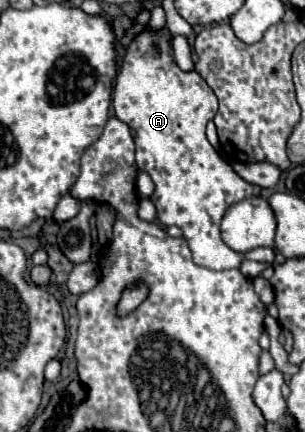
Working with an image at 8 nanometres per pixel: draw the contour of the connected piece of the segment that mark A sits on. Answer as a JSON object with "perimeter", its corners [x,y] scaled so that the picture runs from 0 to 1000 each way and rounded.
{"perimeter":[[[475,67],[416,109],[416,127],[403,137],[403,150],[397,150],[397,164],[384,174],[384,192],[370,206],[370,248],[377,248],[377,266],[436,299],[456,391],[482,396],[508,424],[508,442],[495,451],[495,465],[515,479],[521,512],[548,525],[554,521],[593,525],[600,549],[613,553],[620,576],[633,586],[633,604],[646,613],[698,623],[698,627],[731,627],[731,623],[784,618],[797,600],[856,604],[856,609],[882,609],[882,613],[902,604],[895,572],[856,572],[843,581],[816,581],[816,586],[784,590],[725,558],[718,516],[725,516],[738,484],[790,461],[849,451],[856,438],[843,428],[823,428],[803,414],[790,414],[764,396],[764,387],[744,373],[731,373],[718,363],[718,354],[692,340],[692,331],[679,326],[672,289],[711,262],[711,225],[646,164],[607,169],[580,155],[567,118],[561,118],[561,81],[548,67],[528,67],[528,72],[482,72]]]}

